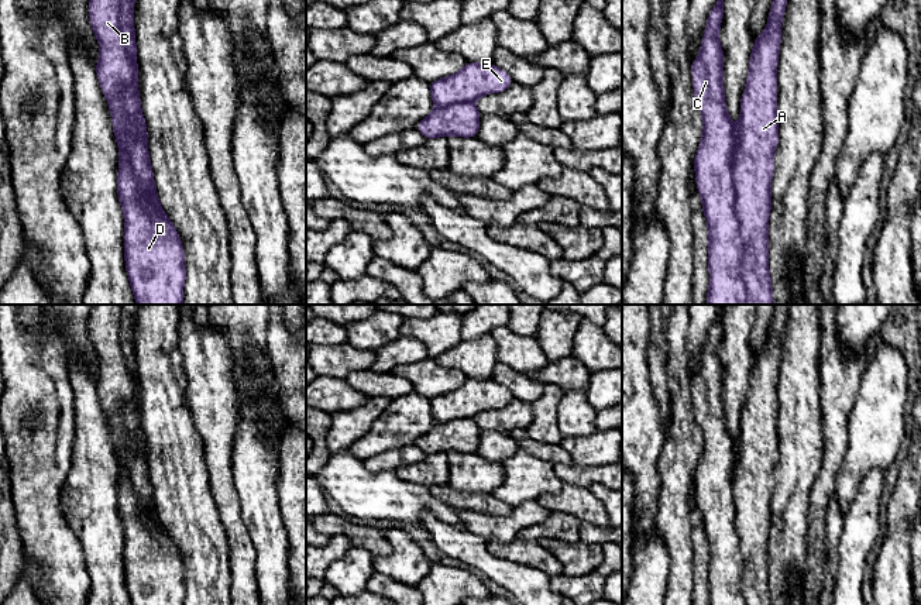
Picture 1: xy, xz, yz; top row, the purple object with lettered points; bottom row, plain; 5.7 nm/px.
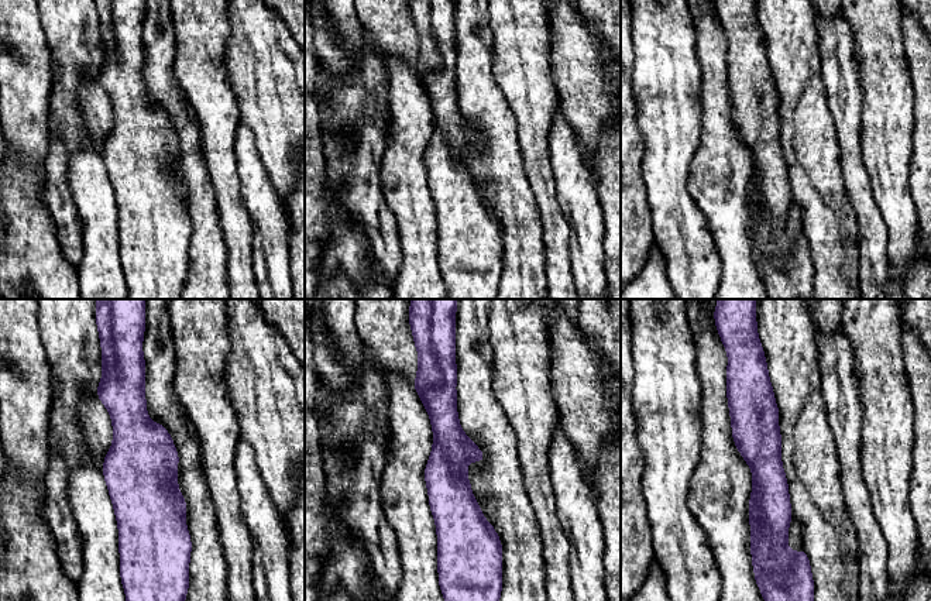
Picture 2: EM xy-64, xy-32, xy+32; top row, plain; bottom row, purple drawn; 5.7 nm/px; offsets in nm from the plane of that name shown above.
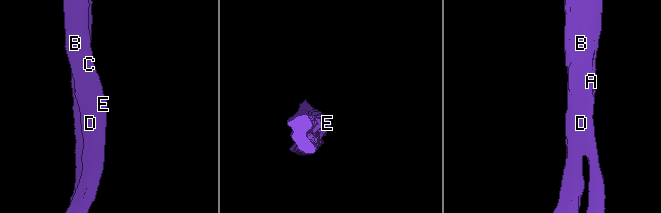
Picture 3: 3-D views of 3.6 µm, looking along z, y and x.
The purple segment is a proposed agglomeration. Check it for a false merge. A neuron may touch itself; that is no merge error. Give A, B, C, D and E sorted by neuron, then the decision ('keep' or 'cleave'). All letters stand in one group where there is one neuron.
groups A B / C D E; cleave

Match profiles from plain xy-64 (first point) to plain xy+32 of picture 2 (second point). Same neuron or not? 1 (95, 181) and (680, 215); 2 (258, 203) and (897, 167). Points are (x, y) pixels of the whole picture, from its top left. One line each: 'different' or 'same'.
1: different
2: same

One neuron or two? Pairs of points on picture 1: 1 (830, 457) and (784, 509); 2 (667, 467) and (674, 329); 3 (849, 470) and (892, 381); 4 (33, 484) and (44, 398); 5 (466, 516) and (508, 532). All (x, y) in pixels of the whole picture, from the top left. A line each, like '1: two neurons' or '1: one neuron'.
1: two neurons
2: one neuron
3: one neuron
4: one neuron
5: one neuron

